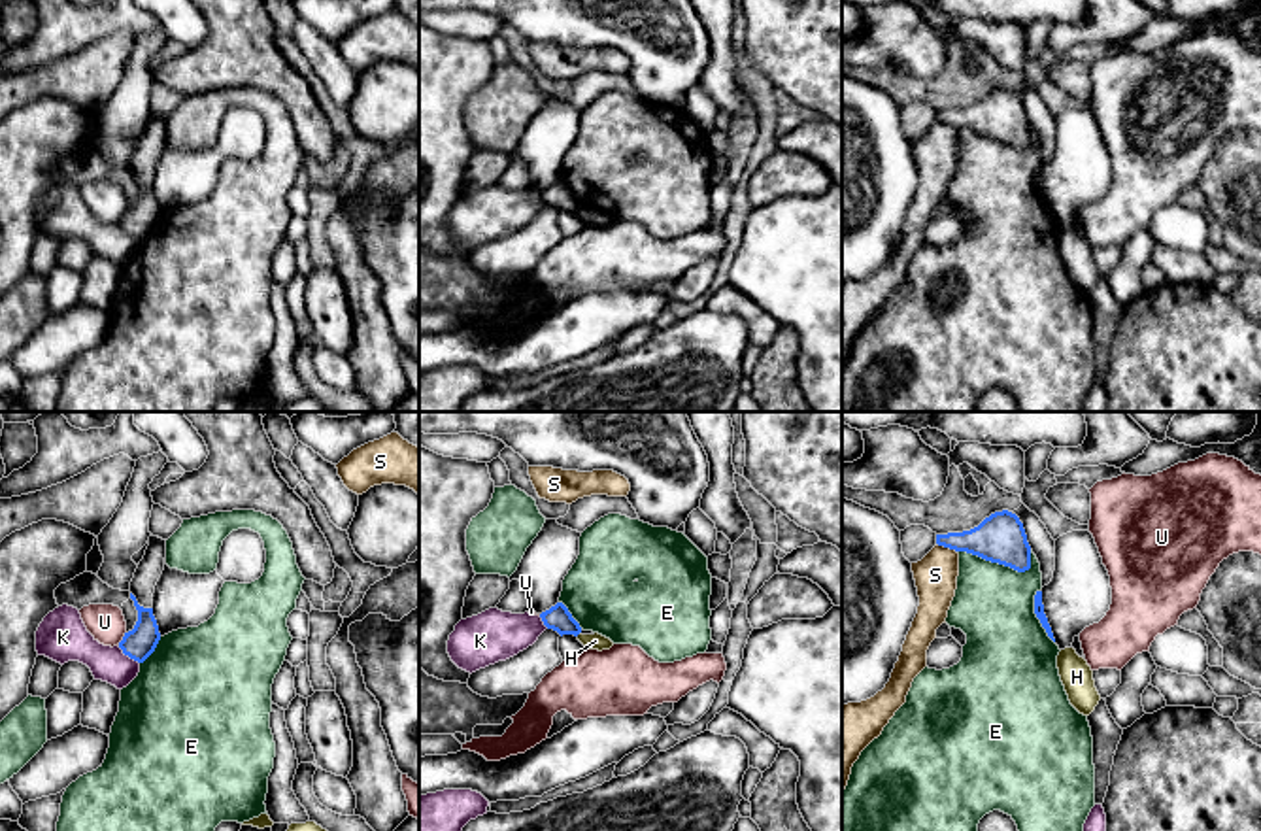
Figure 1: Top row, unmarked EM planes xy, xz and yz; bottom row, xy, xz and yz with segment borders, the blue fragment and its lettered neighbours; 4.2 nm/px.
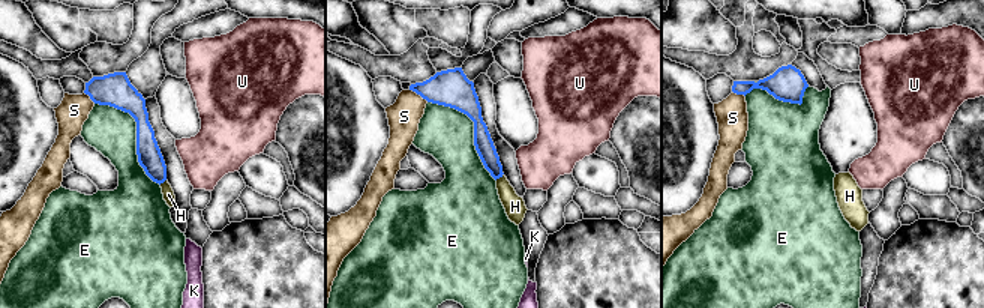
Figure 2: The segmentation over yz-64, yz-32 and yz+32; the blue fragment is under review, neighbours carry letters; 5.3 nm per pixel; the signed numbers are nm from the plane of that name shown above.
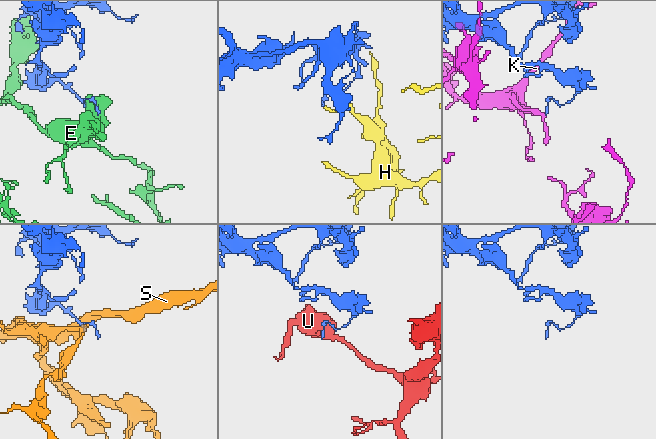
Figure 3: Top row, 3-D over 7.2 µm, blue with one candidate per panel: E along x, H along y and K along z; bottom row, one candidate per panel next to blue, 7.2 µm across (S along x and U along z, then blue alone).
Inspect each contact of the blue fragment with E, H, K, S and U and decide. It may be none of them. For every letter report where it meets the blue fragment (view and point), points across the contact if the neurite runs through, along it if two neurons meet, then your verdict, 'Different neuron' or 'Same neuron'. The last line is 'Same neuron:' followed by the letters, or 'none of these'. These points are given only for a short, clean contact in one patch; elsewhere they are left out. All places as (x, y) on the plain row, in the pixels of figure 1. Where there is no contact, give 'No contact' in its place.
E: Touches blue at yz (995, 138). Different neuron
H: Touches blue at xz (578, 210). Boundary: xz (580, 208), (576, 212). Different neuron
K: Touches blue at xy (129, 233). Boundary: xy (117, 223), (138, 240). Different neuron
S: Touches blue at yz (946, 123). Boundary: yz (937, 119), (956, 129). Different neuron
U: Touches blue at xy (123, 216). Boundary: xy (125, 208), (117, 221). Different neuron
Same neuron: none of these

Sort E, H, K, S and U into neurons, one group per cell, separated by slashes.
E / H / K / S / U

